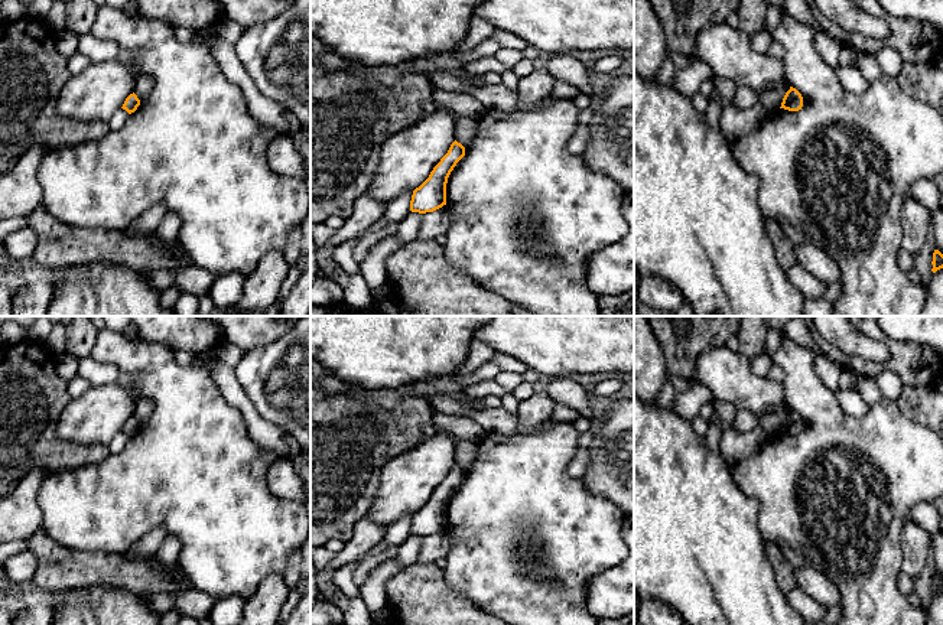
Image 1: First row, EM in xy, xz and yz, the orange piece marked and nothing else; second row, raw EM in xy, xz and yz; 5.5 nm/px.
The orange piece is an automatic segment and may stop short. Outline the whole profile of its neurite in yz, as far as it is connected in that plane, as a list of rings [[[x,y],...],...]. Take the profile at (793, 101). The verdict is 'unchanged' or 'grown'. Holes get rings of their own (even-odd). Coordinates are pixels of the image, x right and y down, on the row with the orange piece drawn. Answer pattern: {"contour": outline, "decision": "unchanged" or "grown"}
{"contour": [[[790,87],[790,89],[786,92],[783,98],[780,108],[788,110],[788,111],[799,111],[801,110],[801,107],[803,107],[801,94],[796,88]]], "decision": "unchanged"}

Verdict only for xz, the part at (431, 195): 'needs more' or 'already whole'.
already whole

